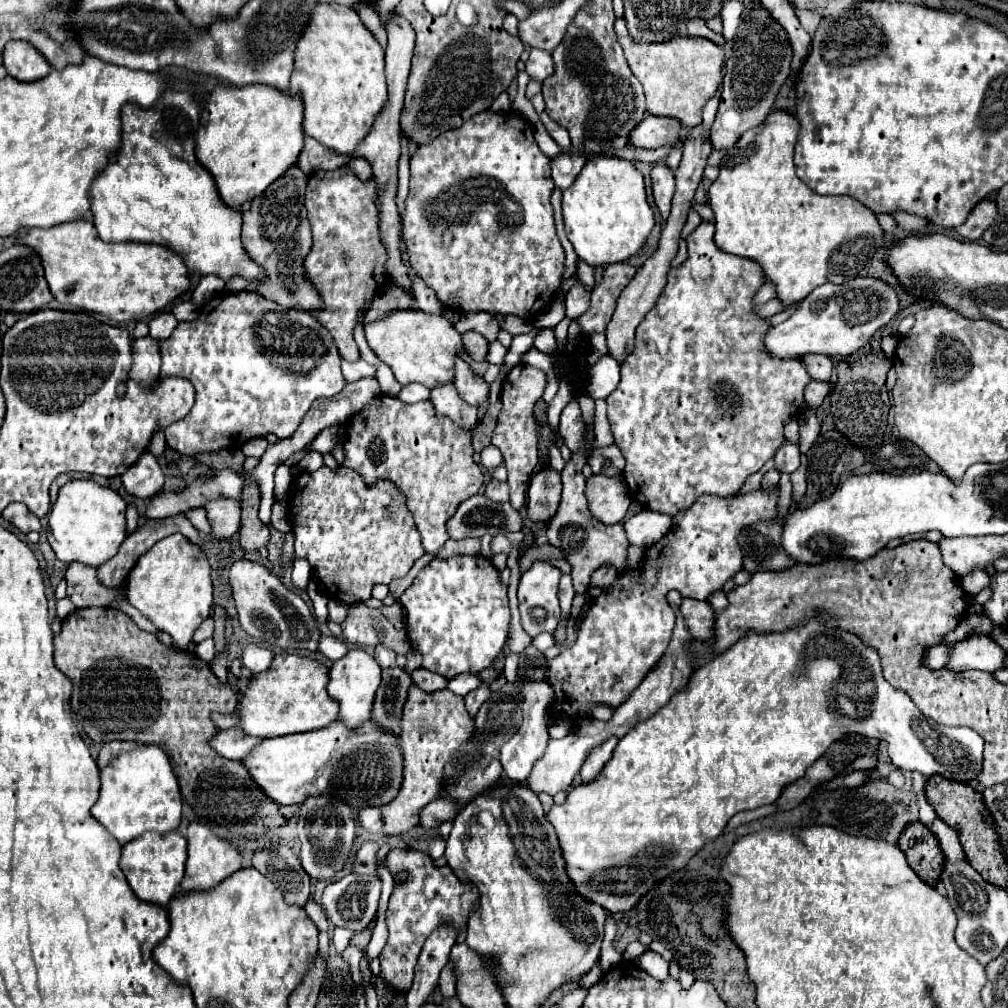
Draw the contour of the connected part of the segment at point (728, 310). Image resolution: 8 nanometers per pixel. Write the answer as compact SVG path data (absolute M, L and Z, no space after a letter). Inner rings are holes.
M702 221L686 239L688 259L680 267L668 271L668 281L666 281L662 295L658 297L656 305L648 311L648 315L642 319L642 323L636 329L636 349L634 349L634 353L630 353L626 357L626 361L620 367L622 379L620 379L618 387L606 399L608 421L612 425L614 443L618 445L618 449L622 451L622 455L626 459L622 477L628 485L632 499L652 511L666 513L672 517L678 511L682 511L684 507L690 507L694 503L694 499L702 493L710 493L710 495L718 495L718 497L736 495L738 489L744 485L746 477L760 471L762 465L778 451L778 447L784 441L784 435L782 435L784 423L792 417L800 417L806 411L804 387L810 383L810 377L806 375L806 369L802 367L800 359L770 359L770 355L766 355L766 349L762 347L762 335L770 329L770 325L762 317L752 313L752 297L764 285L762 269L750 259L728 255L728 253L720 251L712 237L714 237L714 221Z

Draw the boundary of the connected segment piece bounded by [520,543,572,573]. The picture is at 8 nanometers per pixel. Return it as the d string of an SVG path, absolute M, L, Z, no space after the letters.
M544 543L544 545L532 545L528 547L528 551L522 553L522 559L520 559L520 573L524 573L526 569L530 569L530 565L534 561L548 561L548 563L554 563L554 567L558 567L562 573L570 573L570 565L568 561L564 559L564 555L552 547L550 543Z

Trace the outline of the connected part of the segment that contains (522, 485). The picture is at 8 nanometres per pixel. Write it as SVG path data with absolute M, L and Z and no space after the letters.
M530 365L514 367L504 385L502 385L502 409L490 439L490 445L500 449L504 465L508 469L508 485L510 485L510 503L514 509L520 509L526 501L526 489L534 467L538 465L538 437L536 437L536 423L534 423L534 405L542 397L546 387L546 375Z

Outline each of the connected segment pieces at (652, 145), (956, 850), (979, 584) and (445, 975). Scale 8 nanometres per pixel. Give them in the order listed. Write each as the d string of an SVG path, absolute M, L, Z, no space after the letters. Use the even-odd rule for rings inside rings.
M646 115L634 131L630 131L628 143L640 149L658 149L666 145L674 145L678 141L680 123L670 117L654 117Z
M934 819L932 825L930 825L930 831L934 831L934 837L938 839L940 847L942 847L942 853L950 859L950 861L956 861L956 859L964 859L964 851L960 847L960 841L958 841L958 835L942 821L942 819Z
M972 569L964 579L962 579L962 587L966 593L976 595L980 589L990 585L990 575L984 569Z
M448 963L442 973L440 973L440 991L444 997L454 997L456 995L456 975L454 975L454 965Z

